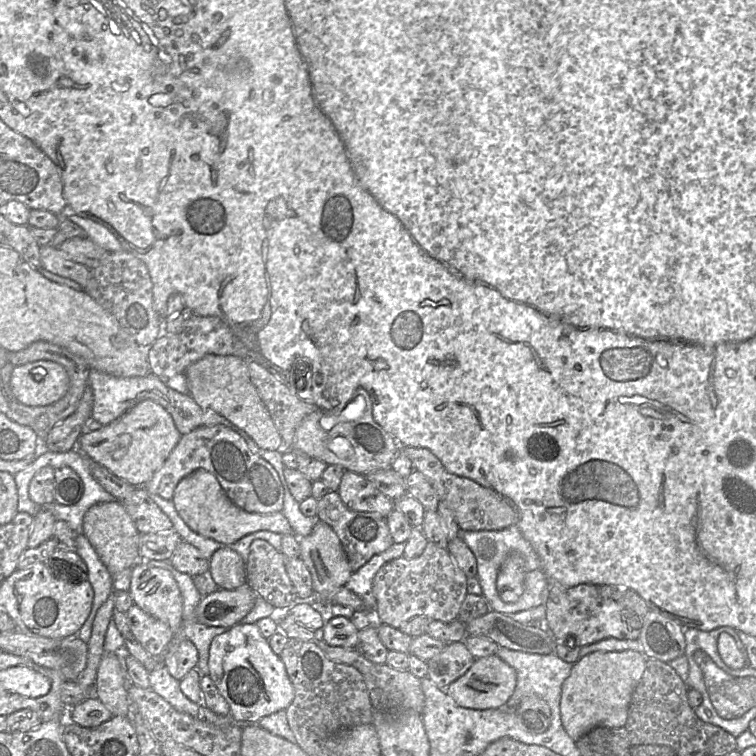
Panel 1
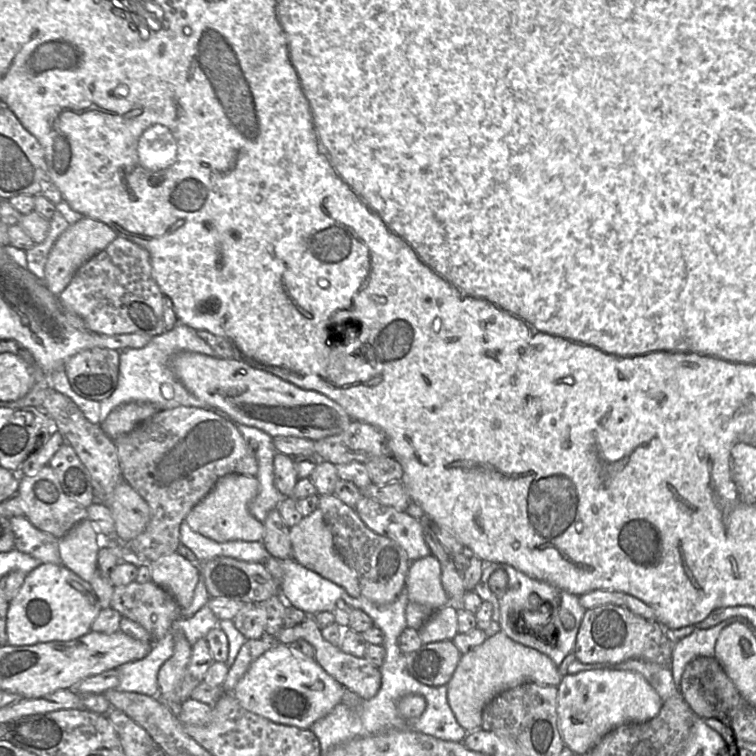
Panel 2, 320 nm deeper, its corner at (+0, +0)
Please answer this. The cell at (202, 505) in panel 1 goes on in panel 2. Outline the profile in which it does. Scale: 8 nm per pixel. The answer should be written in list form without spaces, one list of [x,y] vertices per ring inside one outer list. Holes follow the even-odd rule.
[[[227,474],[221,477],[211,492],[195,505],[184,521],[190,528],[219,543],[228,541],[262,541],[264,525],[249,512],[249,504],[258,493],[255,477],[241,474]]]

